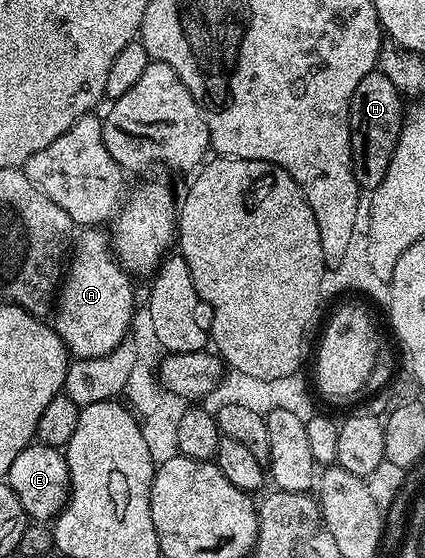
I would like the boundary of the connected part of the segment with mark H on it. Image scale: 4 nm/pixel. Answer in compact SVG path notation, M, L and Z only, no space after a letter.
M376 68L357 84L351 101L351 163L360 191L372 192L385 178L397 148L405 117L405 98L392 81Z

